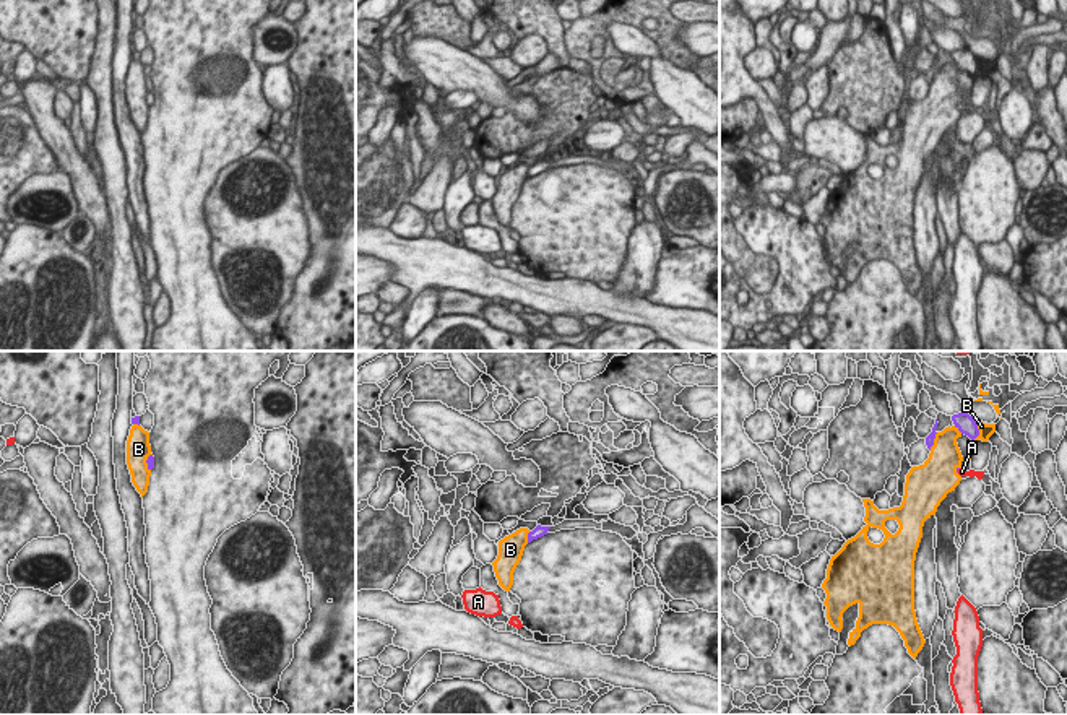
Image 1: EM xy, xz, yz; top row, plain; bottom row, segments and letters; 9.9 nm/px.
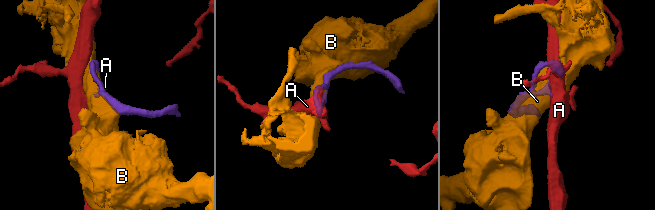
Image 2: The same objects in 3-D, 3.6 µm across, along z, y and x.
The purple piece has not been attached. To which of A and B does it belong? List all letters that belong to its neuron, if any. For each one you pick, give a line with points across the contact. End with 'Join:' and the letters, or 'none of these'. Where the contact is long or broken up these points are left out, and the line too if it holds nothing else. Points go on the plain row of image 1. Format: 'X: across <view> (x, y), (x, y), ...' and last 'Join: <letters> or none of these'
A: across yz (957, 104), (959, 104), (962, 108)
Join: A

